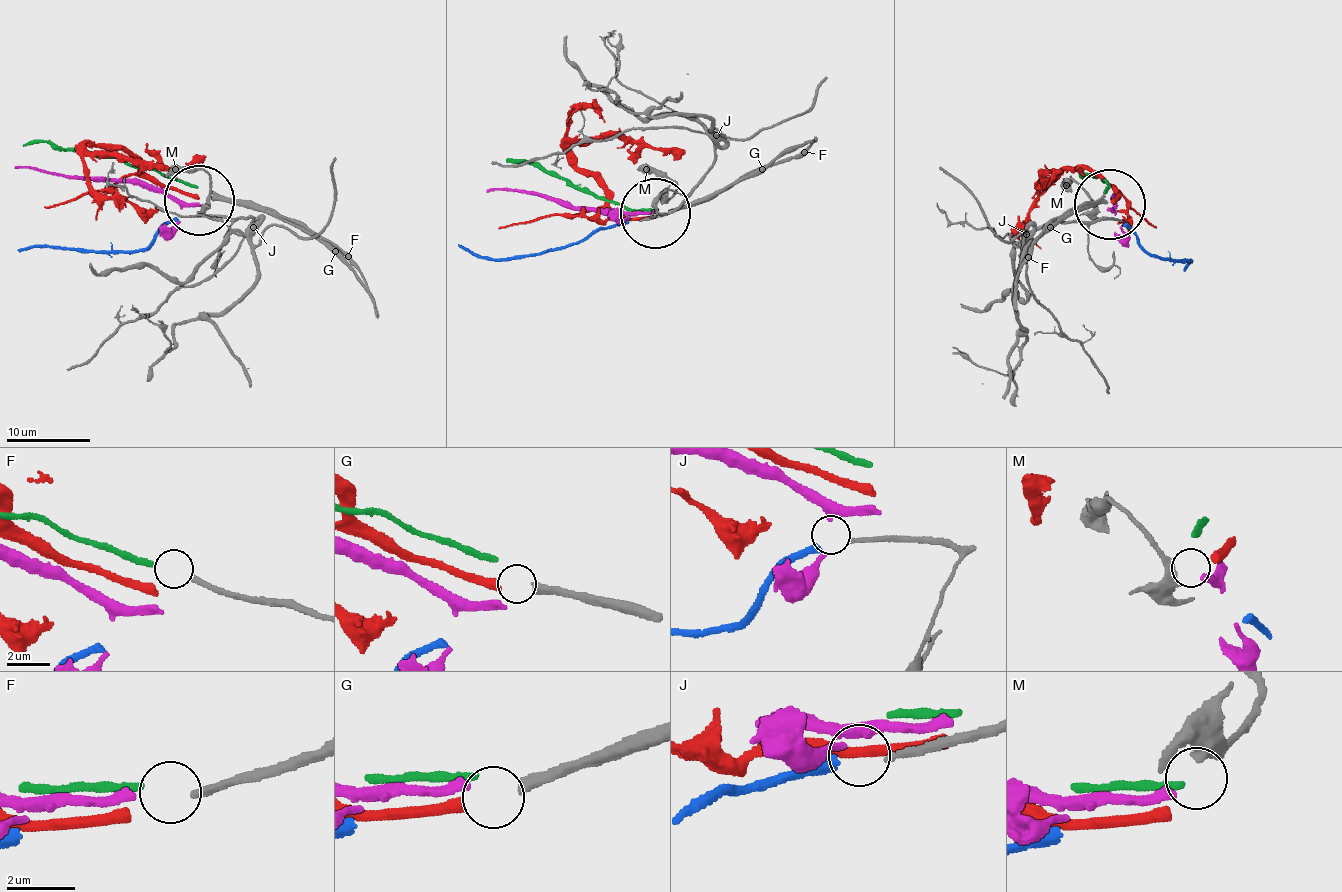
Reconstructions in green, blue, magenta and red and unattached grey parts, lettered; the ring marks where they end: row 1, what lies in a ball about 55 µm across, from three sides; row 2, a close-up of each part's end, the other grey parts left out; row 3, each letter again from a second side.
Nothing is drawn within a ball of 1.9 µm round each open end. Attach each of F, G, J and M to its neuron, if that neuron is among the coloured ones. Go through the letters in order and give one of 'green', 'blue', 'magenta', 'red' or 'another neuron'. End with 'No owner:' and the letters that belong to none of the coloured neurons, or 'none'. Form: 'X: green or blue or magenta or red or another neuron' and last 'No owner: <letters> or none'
F: another neuron
G: red
J: blue
M: magenta
No owner: F

